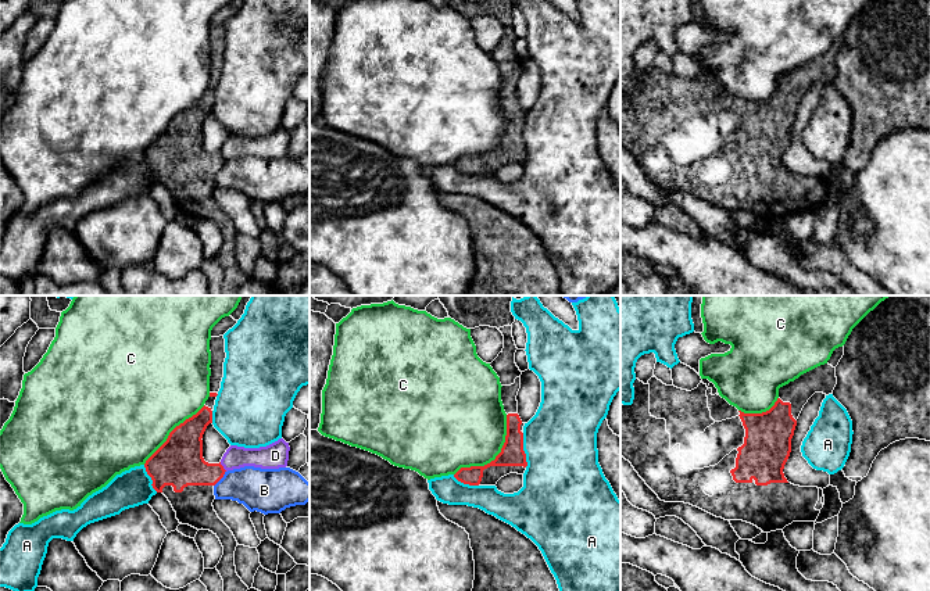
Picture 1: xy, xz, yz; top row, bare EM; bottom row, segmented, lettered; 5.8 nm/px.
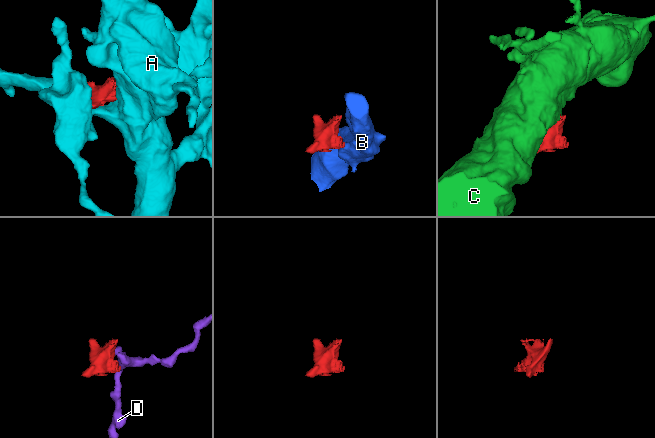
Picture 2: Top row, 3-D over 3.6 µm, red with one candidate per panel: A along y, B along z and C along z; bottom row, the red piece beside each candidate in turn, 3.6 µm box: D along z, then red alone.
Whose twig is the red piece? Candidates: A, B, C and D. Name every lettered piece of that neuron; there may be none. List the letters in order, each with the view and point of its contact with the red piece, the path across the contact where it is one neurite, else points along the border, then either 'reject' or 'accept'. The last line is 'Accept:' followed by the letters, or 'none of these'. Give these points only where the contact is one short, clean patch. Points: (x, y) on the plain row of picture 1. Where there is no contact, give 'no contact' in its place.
A: meets red in xz at (522, 139); reject
B: meets red in xy at (221, 167); border along xy (225, 160), (224, 165), (214, 175); reject
C: meets red in xz at (496, 146); reject
D: meets red in xy at (222, 156); border along xy (220, 151), (226, 160); reject
Accept: none of these

